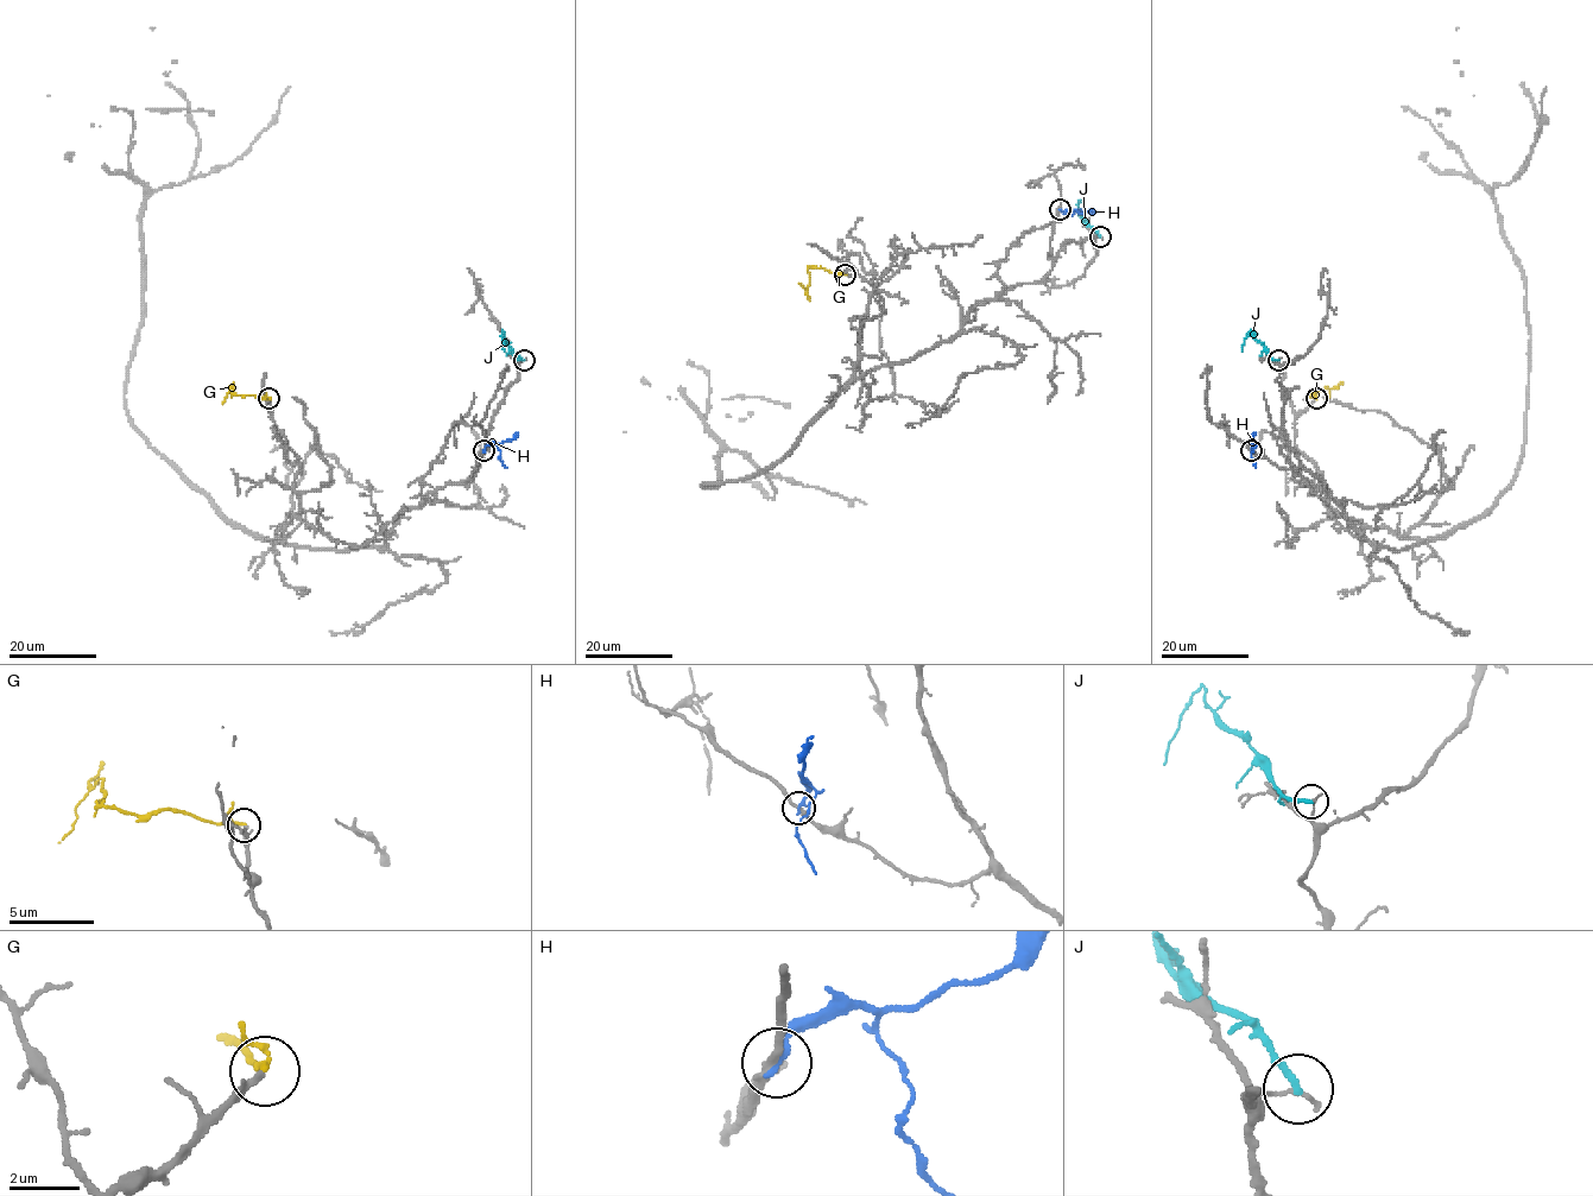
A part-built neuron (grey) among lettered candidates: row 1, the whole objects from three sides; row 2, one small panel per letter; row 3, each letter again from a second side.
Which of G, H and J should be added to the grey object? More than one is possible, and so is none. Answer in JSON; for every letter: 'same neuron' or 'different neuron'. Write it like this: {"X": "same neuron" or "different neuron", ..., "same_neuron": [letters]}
{"G": "different neuron", "H": "different neuron", "J": "different neuron", "same_neuron": []}

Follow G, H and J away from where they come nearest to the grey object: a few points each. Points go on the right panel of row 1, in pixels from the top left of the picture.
G: (1316, 399), (1308, 394), (1328, 387), (1326, 403)
H: (1251, 450), (1253, 443), (1250, 457), (1256, 467)
J: (1278, 360), (1274, 360), (1250, 333), (1241, 350)

